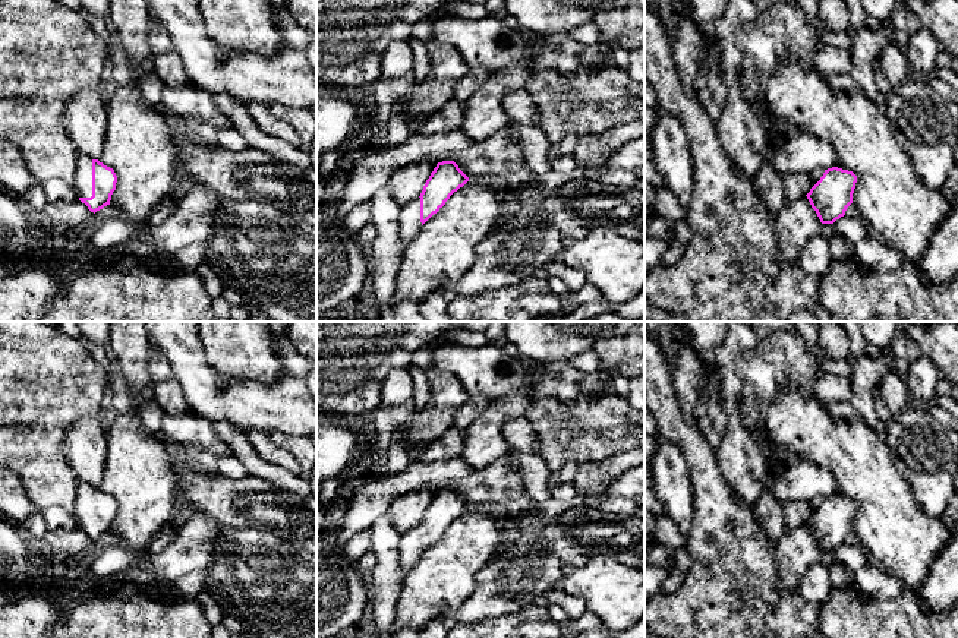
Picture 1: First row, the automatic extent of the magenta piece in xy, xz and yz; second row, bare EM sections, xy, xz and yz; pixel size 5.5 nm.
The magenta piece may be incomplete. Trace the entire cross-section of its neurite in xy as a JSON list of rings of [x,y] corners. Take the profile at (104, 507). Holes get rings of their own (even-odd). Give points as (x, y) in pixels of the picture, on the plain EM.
[[[78,481],[75,512],[76,525],[97,540],[110,533],[111,522],[116,518],[117,503],[113,496],[85,481]]]

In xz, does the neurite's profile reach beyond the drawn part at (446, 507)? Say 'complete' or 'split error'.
split error

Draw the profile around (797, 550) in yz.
[[[807,524],[787,530],[776,543],[778,588],[788,596],[798,590],[803,575],[819,562],[822,550]]]

